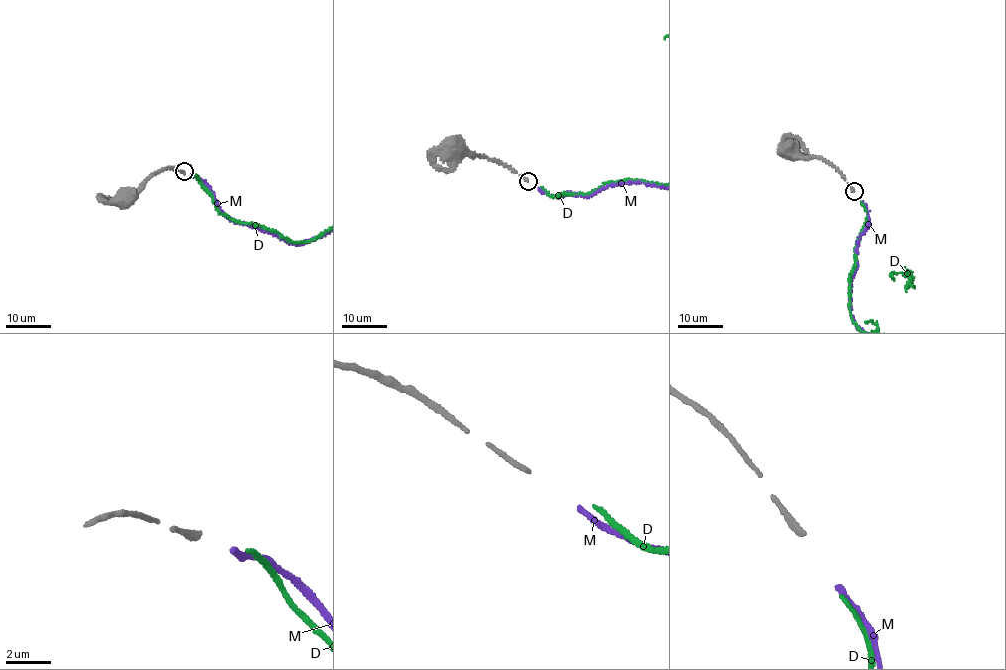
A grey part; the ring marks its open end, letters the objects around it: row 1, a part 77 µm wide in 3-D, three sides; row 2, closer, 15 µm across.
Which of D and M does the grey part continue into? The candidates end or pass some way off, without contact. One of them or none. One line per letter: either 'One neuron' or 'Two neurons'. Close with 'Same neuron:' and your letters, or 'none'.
D: Two neurons
M: One neuron
Same neuron: M

